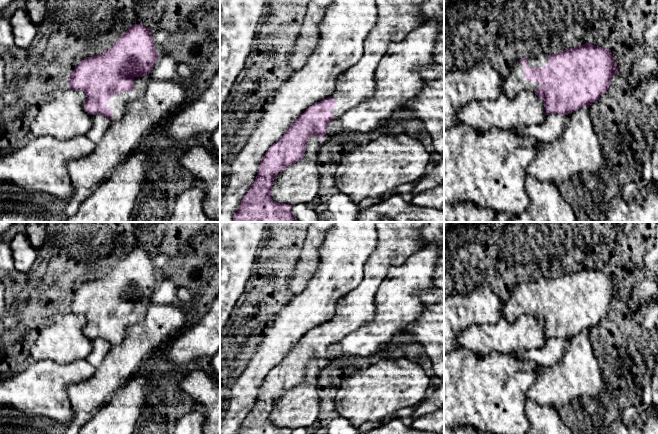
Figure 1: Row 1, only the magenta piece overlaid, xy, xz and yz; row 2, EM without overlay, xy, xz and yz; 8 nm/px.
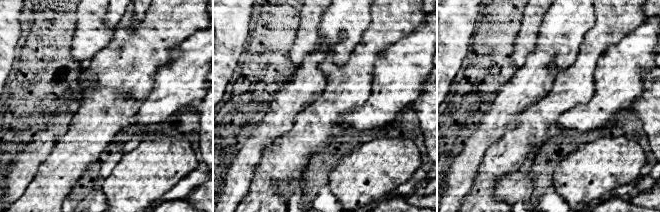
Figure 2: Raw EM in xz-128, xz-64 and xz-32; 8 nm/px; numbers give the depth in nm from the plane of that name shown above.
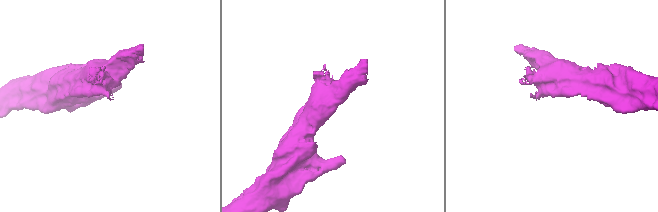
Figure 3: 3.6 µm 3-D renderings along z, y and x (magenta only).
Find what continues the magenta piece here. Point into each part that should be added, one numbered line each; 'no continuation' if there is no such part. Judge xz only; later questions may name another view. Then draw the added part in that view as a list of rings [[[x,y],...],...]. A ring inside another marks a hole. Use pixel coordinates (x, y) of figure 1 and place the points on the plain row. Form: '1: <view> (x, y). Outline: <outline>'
1: xz (396, 241). Outline: [[[378,222],[377,223],[377,246],[375,248],[375,250],[372,252],[372,254],[369,256],[367,263],[365,265],[365,270],[363,273],[363,278],[362,281],[360,282],[360,284],[352,291],[348,292],[346,295],[342,296],[339,301],[337,302],[336,308],[335,308],[335,315],[334,317],[331,319],[331,321],[336,325],[337,327],[337,331],[336,332],[332,332],[332,338],[333,338],[333,344],[338,343],[339,340],[343,339],[344,337],[346,337],[348,334],[350,334],[351,332],[356,331],[358,328],[360,328],[362,325],[369,323],[374,317],[375,317],[375,293],[377,292],[379,285],[381,284],[381,282],[384,280],[384,278],[387,275],[388,270],[391,267],[394,266],[400,266],[403,263],[405,263],[405,261],[410,258],[413,254],[415,254],[416,252],[418,252],[419,250],[421,250],[424,247],[425,243],[428,243],[429,240],[425,240],[424,242],[421,240],[420,238],[420,230],[423,226],[425,226],[428,222]]]

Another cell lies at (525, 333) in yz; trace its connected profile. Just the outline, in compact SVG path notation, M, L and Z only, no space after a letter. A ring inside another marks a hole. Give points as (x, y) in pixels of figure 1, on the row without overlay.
M522 315L513 322L500 318L495 324L468 326L456 335L456 341L472 353L484 356L493 352L512 355L514 352L541 349L547 338L543 323L531 315Z

